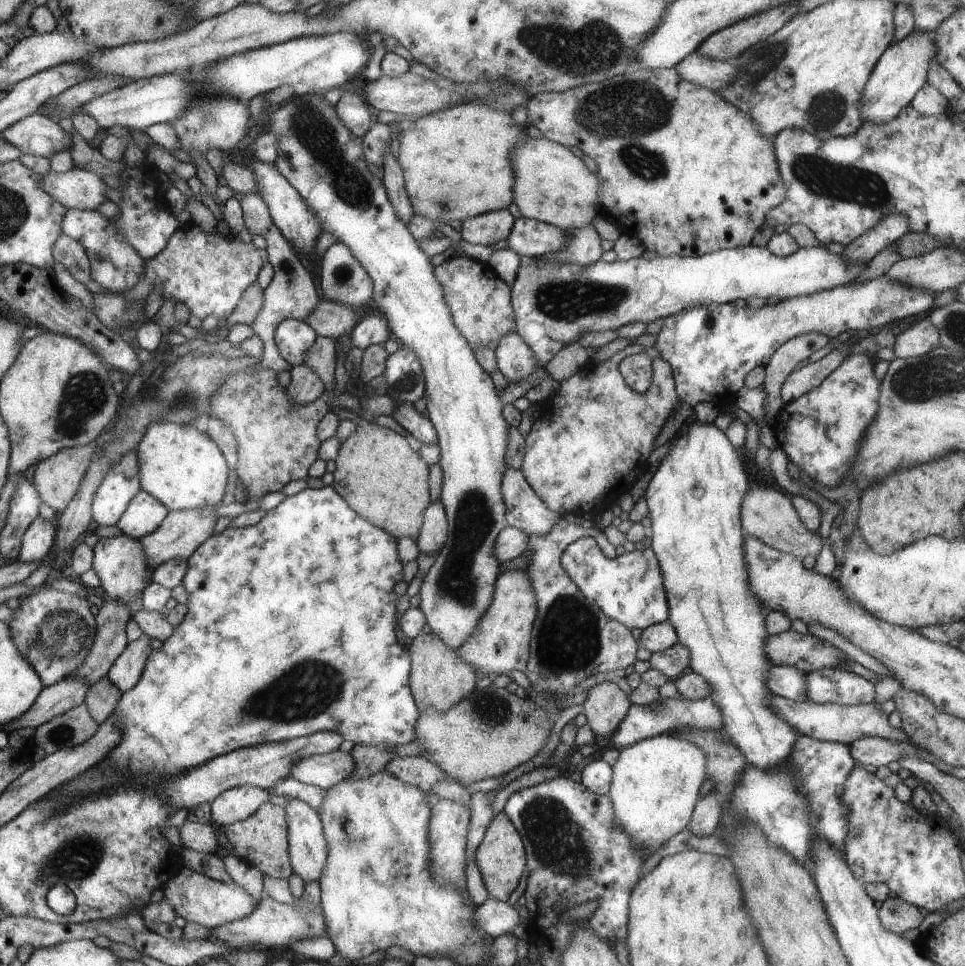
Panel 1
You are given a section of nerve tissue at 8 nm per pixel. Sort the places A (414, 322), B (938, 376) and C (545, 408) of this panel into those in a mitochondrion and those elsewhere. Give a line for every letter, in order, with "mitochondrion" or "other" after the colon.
A: other
B: mitochondrion
C: other

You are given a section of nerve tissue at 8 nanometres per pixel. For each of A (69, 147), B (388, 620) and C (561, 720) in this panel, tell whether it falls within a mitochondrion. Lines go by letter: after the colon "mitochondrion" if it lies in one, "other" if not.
A: other
B: other
C: other

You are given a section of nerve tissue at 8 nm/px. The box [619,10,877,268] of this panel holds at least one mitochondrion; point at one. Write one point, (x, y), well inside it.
(760, 63)

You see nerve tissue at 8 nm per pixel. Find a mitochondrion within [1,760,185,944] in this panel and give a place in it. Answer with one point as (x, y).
(76, 858)

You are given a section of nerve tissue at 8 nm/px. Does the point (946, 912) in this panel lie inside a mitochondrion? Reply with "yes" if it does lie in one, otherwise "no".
no

